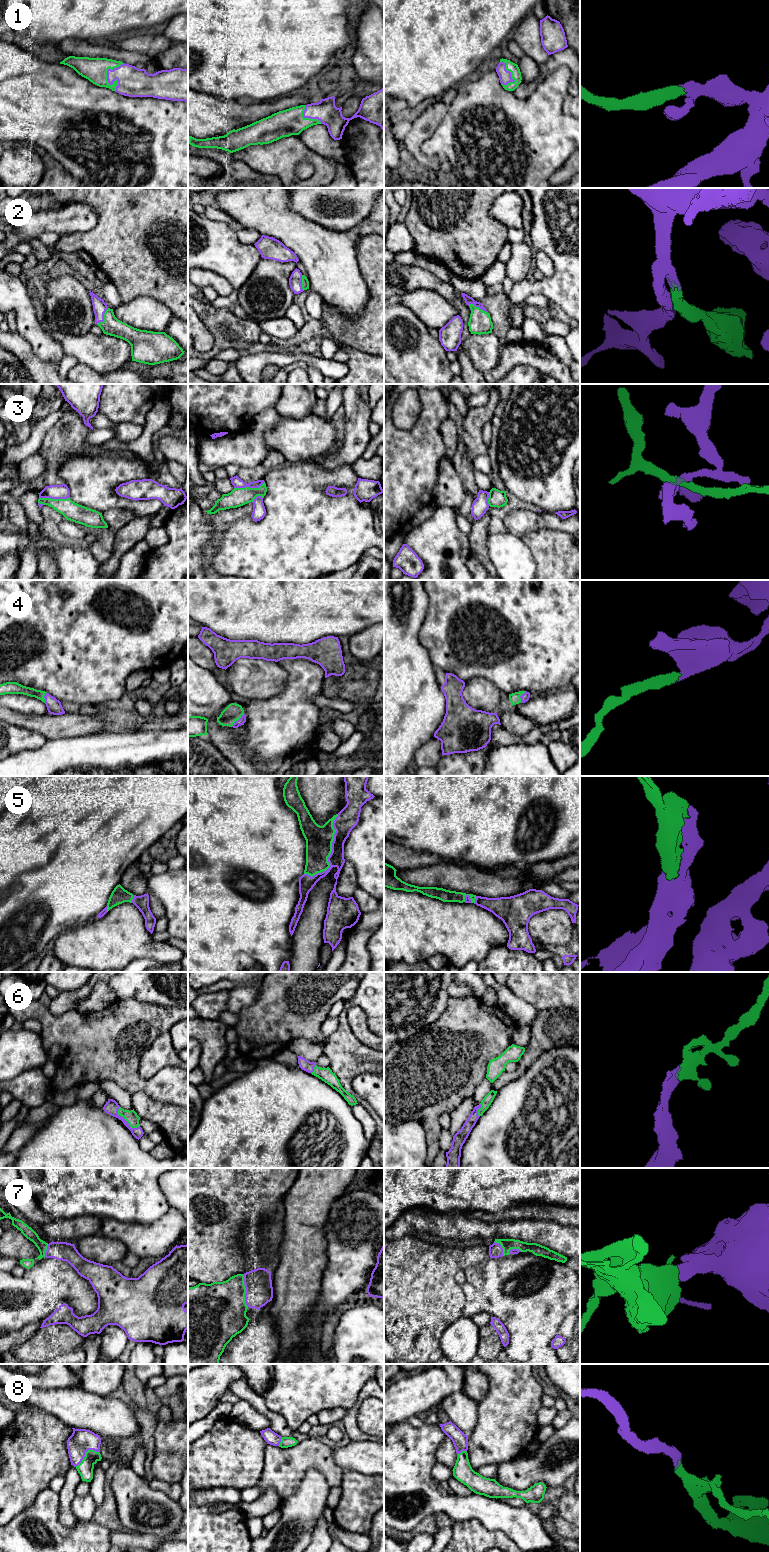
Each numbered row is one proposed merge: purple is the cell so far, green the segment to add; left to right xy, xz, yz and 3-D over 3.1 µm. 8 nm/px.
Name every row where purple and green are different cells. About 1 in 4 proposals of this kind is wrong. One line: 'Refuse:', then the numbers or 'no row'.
Refuse: 3

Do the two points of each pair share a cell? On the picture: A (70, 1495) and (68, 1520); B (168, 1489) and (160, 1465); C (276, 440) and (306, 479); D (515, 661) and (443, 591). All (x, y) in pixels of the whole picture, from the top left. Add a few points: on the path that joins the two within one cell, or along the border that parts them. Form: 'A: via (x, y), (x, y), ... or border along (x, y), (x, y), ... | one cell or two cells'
A: via (66, 1501), (66, 1514) | one cell
B: border along (154, 1477), (160, 1480), (177, 1482) | two cells
C: border along (304, 461), (287, 464) | two cells
D: via (523, 634), (480, 591), (470, 591) | one cell

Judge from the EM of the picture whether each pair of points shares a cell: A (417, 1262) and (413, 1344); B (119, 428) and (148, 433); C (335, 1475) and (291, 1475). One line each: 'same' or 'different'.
A: same
B: different
C: same

